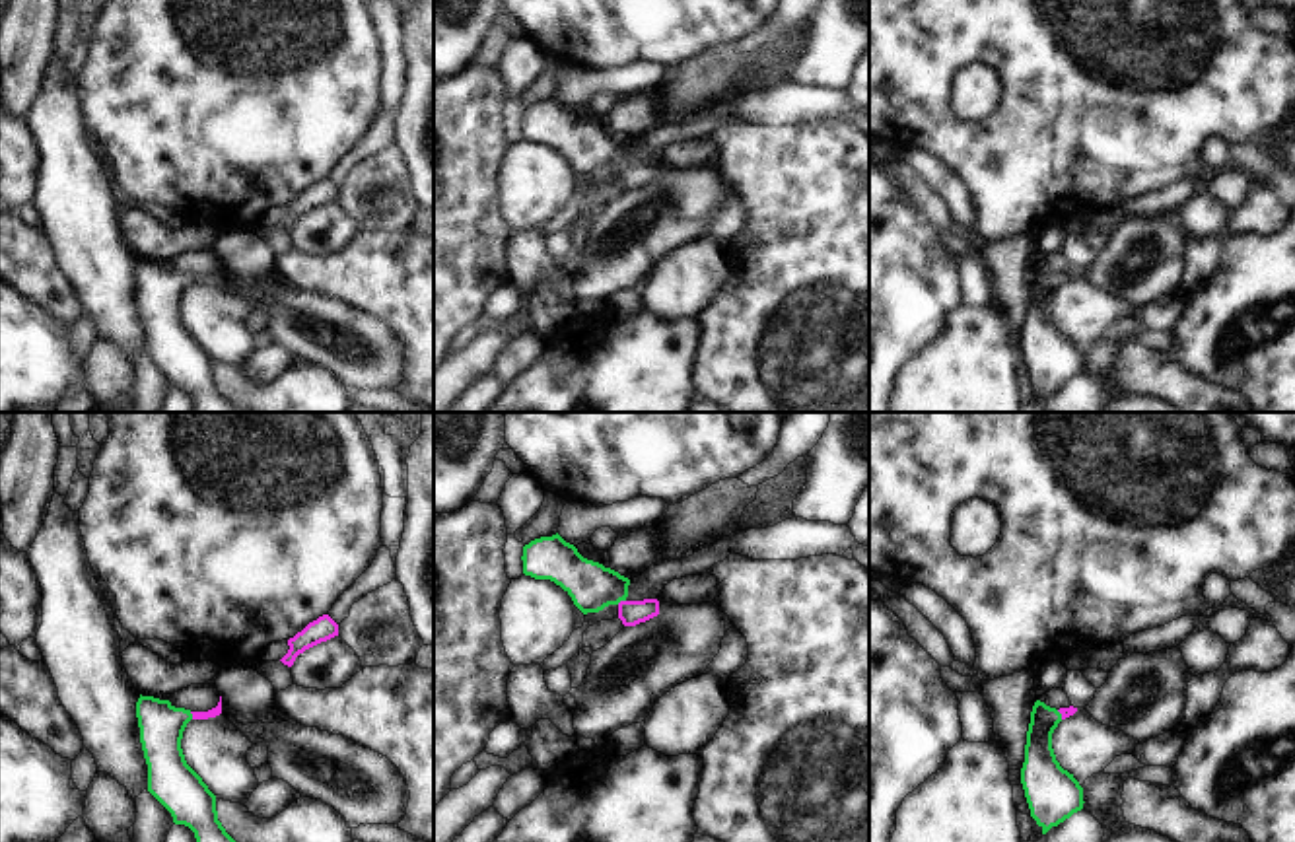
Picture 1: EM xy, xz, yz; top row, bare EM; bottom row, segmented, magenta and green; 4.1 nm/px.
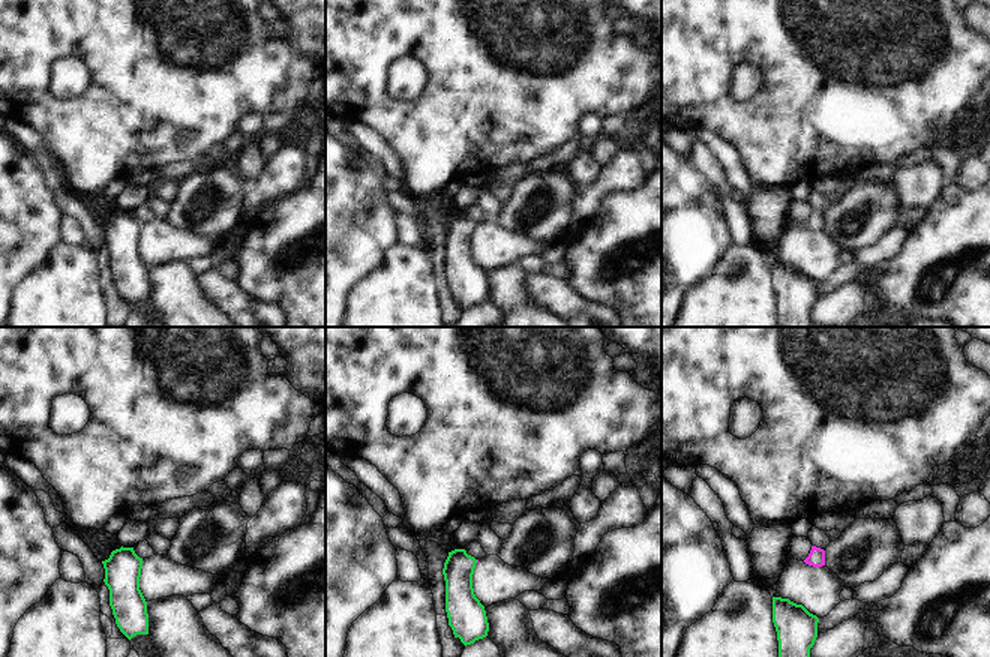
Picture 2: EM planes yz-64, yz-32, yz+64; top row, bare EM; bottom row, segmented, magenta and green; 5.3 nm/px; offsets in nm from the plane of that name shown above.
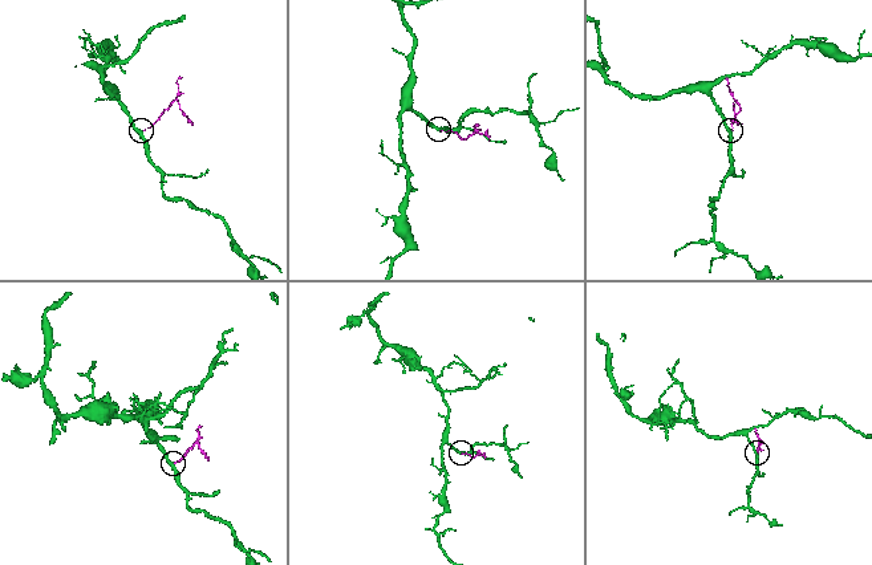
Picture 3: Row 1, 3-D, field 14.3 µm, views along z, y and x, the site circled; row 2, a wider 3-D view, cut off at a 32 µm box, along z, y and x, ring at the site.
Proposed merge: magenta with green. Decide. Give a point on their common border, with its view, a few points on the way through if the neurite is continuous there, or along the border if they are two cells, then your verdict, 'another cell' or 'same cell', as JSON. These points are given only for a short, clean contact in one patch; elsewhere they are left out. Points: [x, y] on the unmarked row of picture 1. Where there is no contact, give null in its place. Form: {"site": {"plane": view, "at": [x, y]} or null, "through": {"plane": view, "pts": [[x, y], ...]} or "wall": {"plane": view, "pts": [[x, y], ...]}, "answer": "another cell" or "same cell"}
{"site": {"plane": "xz", "at": [621, 166]}, "through": {"plane": "xz", "pts": [[630, 177], [621, 166], [605, 150], [592, 150]]}, "answer": "same cell"}

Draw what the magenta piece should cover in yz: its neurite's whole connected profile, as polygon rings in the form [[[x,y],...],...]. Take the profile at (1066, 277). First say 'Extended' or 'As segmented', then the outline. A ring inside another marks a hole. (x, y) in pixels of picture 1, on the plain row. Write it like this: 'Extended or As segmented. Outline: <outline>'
Extended. Outline: [[[1036,264],[1027,296],[1025,327],[1021,348],[1031,373],[1031,381],[1046,399],[1073,377],[1083,373],[1083,352],[1060,331],[1052,313],[1052,298],[1058,288],[1073,280],[1077,272],[1050,272]]]

